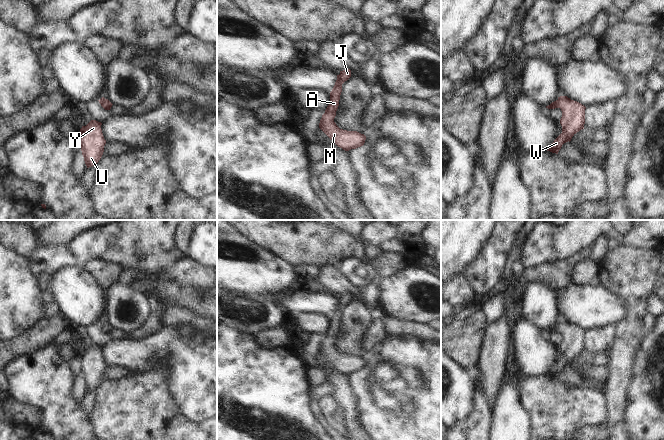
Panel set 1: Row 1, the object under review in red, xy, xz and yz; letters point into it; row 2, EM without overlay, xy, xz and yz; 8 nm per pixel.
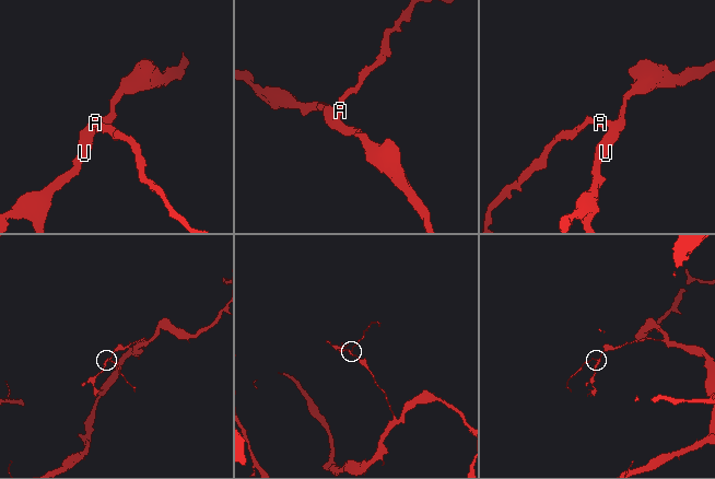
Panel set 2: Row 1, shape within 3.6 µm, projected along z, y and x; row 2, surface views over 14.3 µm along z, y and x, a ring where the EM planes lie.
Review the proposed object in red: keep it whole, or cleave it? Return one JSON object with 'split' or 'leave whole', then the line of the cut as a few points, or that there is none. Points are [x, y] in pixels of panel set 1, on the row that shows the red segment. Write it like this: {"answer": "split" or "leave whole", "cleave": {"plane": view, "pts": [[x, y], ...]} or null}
{"answer": "leave whole", "cleave": null}

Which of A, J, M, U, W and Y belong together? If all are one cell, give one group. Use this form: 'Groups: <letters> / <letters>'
Groups: A J M U W Y.

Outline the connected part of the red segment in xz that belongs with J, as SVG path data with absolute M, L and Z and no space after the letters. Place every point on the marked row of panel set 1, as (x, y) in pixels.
M351 70L340 71L335 85L330 92L330 101L319 123L319 128L340 148L345 151L364 145L366 136L357 131L340 129L334 122L339 106L342 84L351 77Z

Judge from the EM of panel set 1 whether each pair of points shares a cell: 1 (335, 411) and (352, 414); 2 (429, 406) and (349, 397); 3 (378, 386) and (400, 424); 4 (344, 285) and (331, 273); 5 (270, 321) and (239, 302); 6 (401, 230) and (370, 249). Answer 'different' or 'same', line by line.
1: different
2: different
3: same
4: same
5: same
6: different

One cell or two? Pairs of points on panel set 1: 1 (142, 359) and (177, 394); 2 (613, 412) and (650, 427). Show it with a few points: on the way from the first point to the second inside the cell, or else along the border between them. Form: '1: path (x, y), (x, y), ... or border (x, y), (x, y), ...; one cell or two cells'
1: path (160, 350), (171, 350), (178, 357), (178, 376); one cell
2: border (626, 393), (623, 429); two cells

